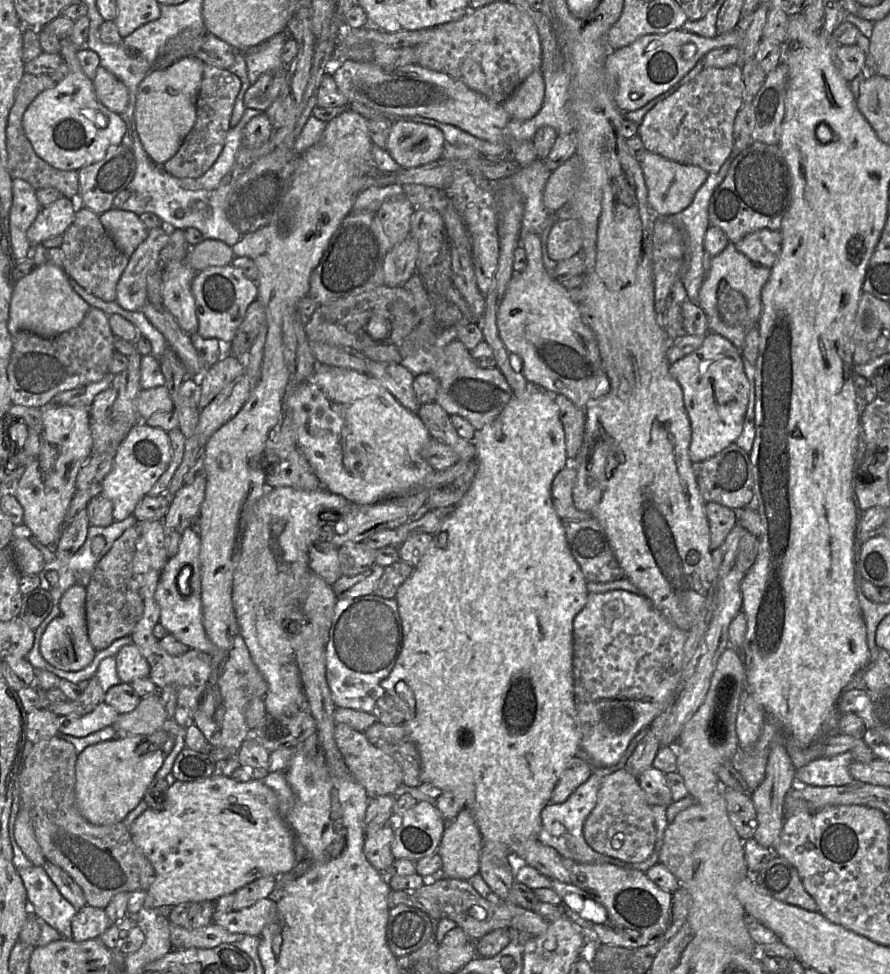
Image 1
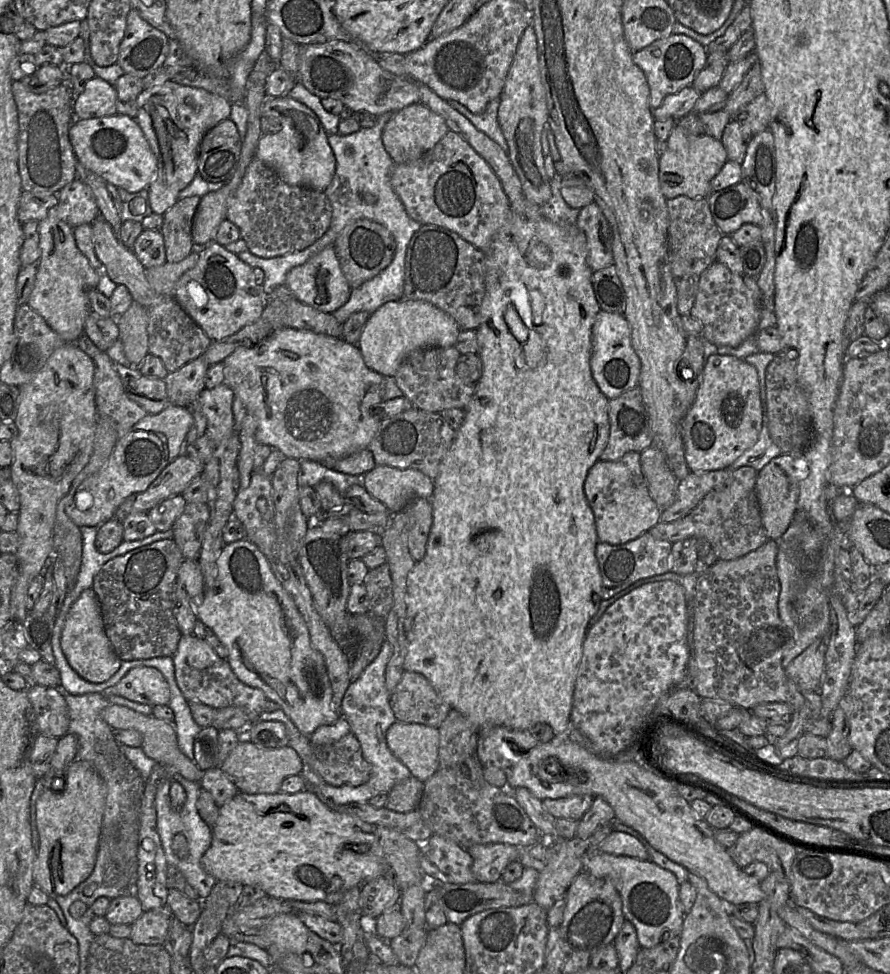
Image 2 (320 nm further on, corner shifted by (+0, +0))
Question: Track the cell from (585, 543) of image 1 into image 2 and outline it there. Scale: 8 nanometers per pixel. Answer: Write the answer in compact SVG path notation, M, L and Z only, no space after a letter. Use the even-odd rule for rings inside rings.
M648 531L620 545L598 541L595 556L601 575L601 598L608 600L634 582L670 571L672 543L656 539Z

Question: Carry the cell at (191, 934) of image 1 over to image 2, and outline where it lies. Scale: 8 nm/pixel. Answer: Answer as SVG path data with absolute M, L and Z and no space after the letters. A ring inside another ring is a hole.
M168 909L164 911L145 911L131 926L129 939L140 945L163 945L170 917Z

